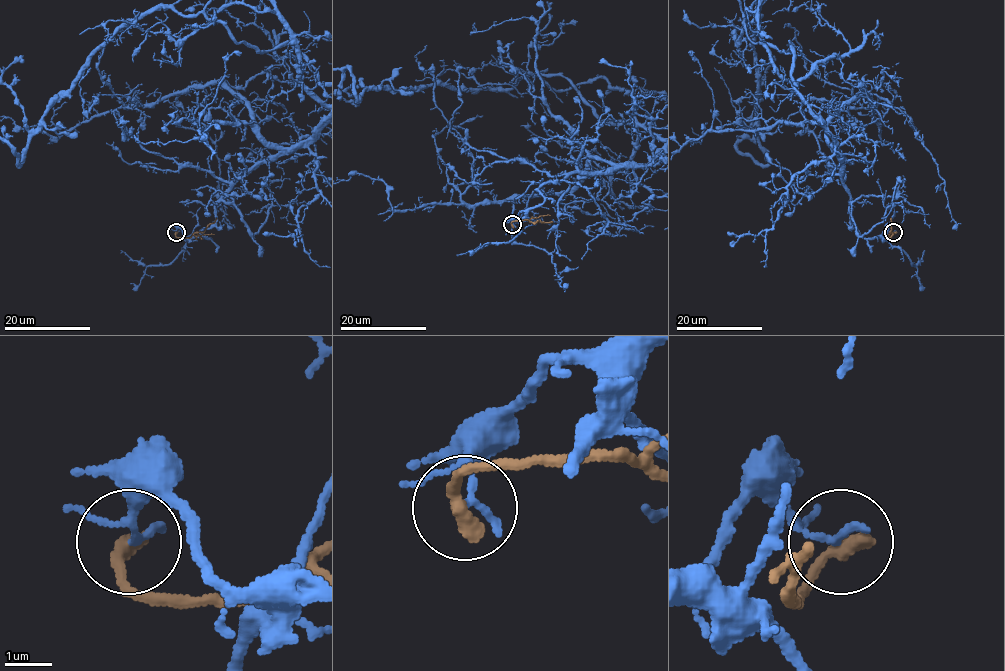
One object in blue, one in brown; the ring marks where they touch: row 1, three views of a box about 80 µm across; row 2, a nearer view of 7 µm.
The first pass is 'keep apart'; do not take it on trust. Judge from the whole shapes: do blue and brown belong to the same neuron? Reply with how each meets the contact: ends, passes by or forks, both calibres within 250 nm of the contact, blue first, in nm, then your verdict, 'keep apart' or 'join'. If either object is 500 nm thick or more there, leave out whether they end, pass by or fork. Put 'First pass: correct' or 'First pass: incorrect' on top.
First pass: correct
blue ends | brown ends | 160/400 nm | keep apart

